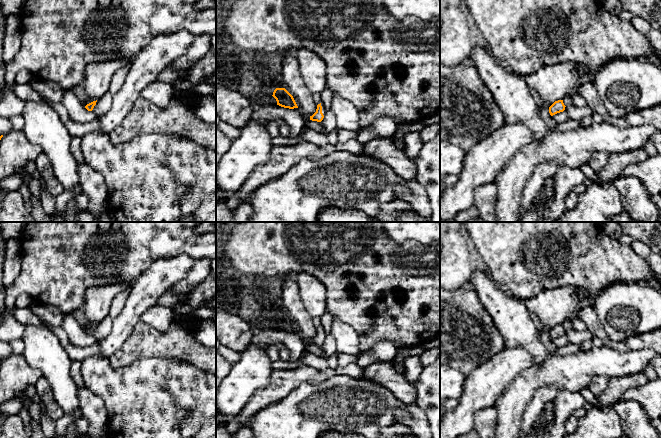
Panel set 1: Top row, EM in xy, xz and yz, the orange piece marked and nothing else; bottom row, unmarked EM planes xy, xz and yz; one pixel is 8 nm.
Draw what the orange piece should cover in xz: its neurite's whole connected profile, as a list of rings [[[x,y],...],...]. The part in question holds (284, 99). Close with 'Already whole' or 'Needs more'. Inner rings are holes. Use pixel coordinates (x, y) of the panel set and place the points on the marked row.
[[[276,88],[272,96],[276,99],[277,105],[281,107],[298,108],[293,96],[285,88]]]. Already whole

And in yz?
[[[563,100],[555,101],[550,107],[549,107],[549,113],[551,116],[563,112],[565,110],[565,105],[563,103]]]. Already whole

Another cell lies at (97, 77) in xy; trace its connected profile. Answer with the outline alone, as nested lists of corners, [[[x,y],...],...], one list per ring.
[[[122,57],[108,61],[89,63],[84,72],[82,86],[88,98],[99,99],[108,92],[114,73],[132,59]]]

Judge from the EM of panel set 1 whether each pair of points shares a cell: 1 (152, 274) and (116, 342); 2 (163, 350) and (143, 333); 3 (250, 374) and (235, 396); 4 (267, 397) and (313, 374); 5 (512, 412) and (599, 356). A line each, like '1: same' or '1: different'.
1: same
2: same
3: same
4: same
5: same

